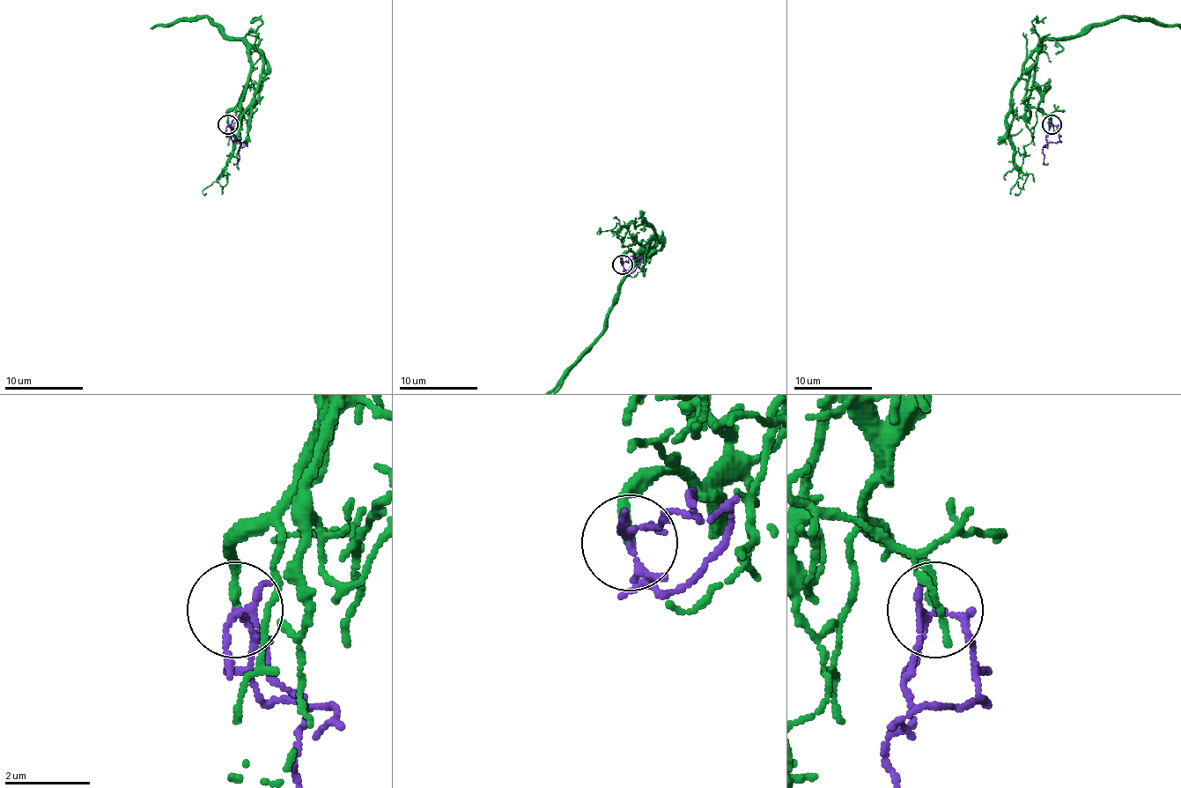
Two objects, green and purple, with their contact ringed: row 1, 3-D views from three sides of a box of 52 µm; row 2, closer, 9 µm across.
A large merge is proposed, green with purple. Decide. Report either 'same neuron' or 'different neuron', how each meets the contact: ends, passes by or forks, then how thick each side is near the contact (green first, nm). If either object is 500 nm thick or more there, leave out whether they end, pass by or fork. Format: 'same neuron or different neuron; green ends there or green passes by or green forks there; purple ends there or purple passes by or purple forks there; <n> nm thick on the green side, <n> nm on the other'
same neuron; green ends there; purple forks there; 180 nm thick on the green side, 140 nm on the other

